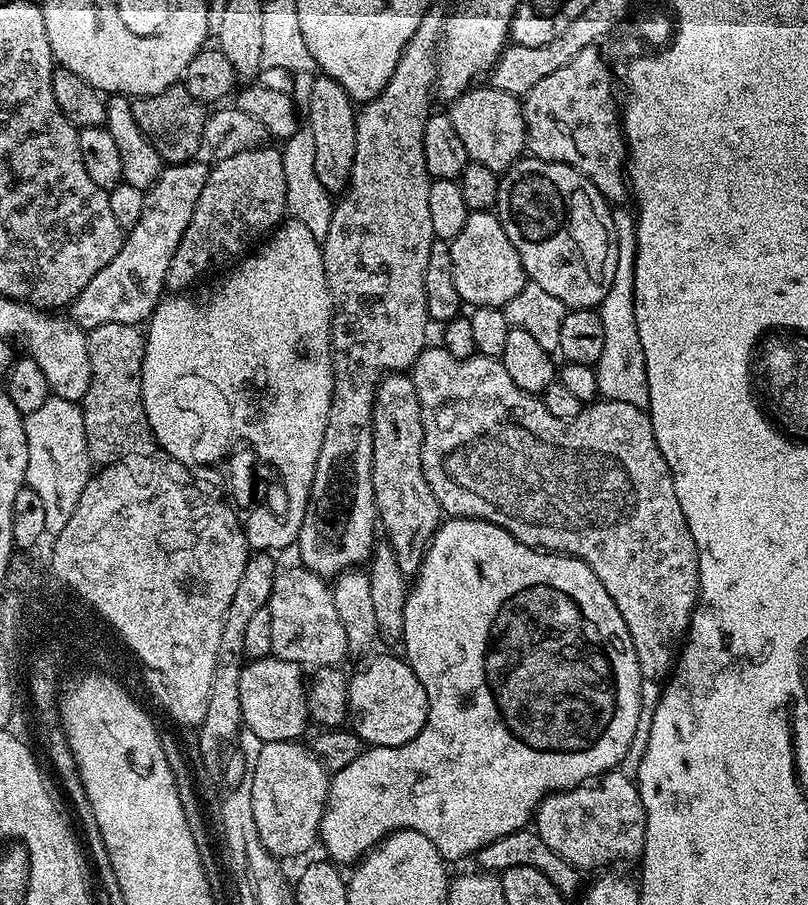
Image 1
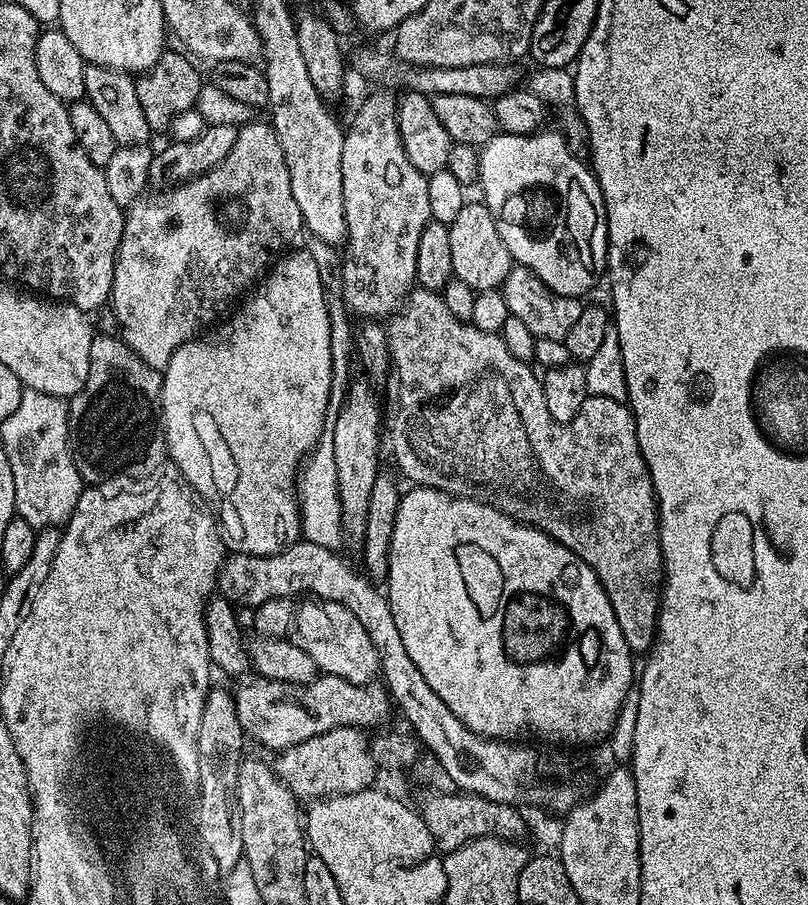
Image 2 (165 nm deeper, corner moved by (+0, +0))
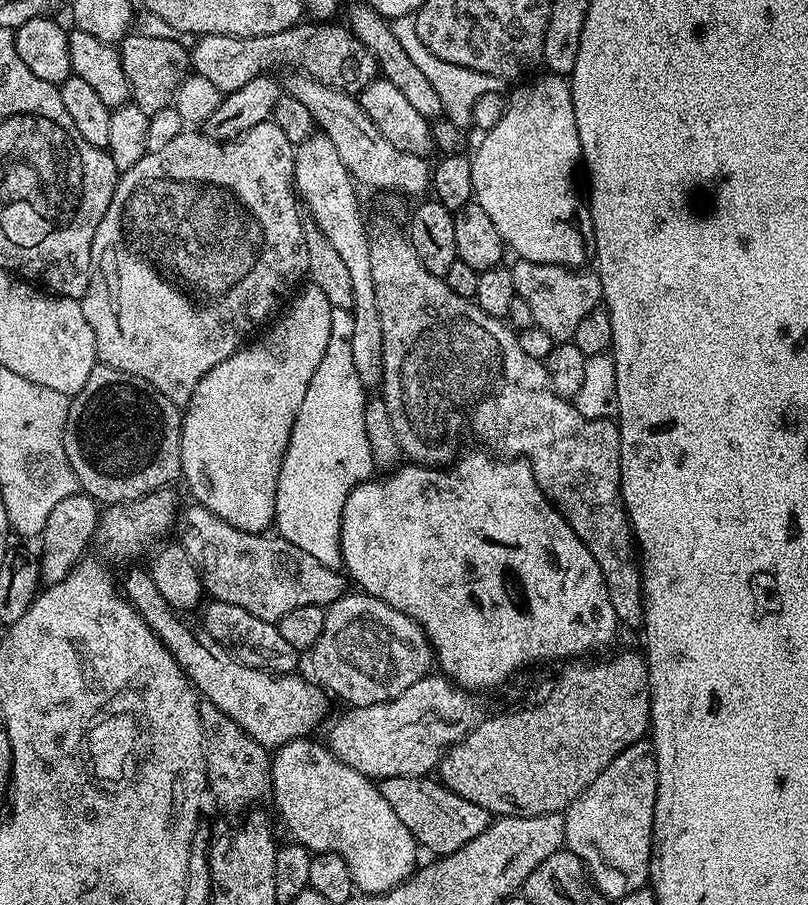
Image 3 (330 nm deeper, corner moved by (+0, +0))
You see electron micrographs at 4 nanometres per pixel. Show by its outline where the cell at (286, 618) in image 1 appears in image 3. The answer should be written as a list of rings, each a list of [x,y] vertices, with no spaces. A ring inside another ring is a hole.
[[[345,594],[338,597],[333,604],[327,605],[324,613],[324,625],[318,642],[310,649],[312,668],[316,671],[315,679],[333,697],[345,700],[345,705],[361,708],[378,702],[386,702],[398,698],[402,690],[410,690],[414,682],[429,675],[434,664],[432,645],[428,643],[423,628],[416,620],[406,614],[394,610],[384,600],[367,594]]]

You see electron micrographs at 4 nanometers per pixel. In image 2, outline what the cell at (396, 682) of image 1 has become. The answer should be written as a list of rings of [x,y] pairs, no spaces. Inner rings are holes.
[[[320,674],[312,683],[305,684],[303,687],[289,687],[289,685],[282,683],[282,681],[256,678],[256,681],[253,684],[244,684],[239,689],[238,687],[235,689],[234,695],[236,697],[236,709],[238,710],[238,718],[240,719],[240,724],[243,726],[245,733],[257,736],[258,739],[261,740],[262,743],[265,744],[268,748],[273,748],[273,753],[279,754],[284,751],[284,749],[289,748],[292,744],[297,744],[298,742],[304,742],[309,740],[310,738],[314,738],[315,736],[321,736],[322,734],[326,734],[330,730],[334,730],[335,728],[358,728],[361,730],[369,730],[368,728],[372,728],[375,724],[380,724],[384,719],[387,718],[388,715],[391,714],[392,710],[394,712],[394,703],[392,697],[389,695],[387,688],[383,683],[377,682],[377,684],[372,684],[376,682],[364,682],[368,684],[356,684],[360,682],[353,682],[347,676],[330,676],[327,674]]]

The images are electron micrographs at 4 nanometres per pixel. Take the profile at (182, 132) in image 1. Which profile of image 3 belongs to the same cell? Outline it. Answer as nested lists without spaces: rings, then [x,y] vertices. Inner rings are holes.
[[[139,34],[125,35],[119,41],[120,57],[122,58],[122,70],[126,70],[128,84],[132,88],[131,103],[138,106],[150,118],[158,110],[169,107],[176,99],[178,86],[190,75],[190,52],[184,44],[174,42],[170,38],[150,38]]]

